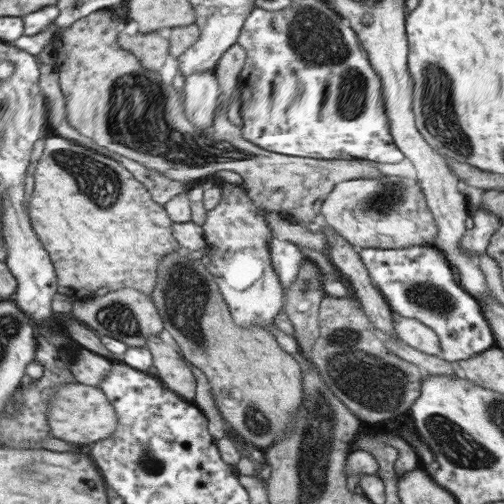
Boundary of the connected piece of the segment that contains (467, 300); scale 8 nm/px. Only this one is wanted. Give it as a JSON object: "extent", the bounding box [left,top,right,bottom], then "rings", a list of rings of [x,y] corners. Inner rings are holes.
{"extent":[359,244,494,364],"rings":[[[429,244],[400,249],[359,249],[361,265],[390,311],[415,318],[427,326],[437,336],[441,357],[454,364],[489,349],[493,346],[494,336],[491,336],[477,302],[455,284],[451,270],[441,256],[443,253]]]}

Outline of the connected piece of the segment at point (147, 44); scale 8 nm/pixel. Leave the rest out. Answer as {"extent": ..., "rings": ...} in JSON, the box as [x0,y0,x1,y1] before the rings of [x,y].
{"extent":[120,31,168,71],"rings":[[[156,31],[122,35],[120,44],[125,50],[132,51],[139,59],[141,66],[147,71],[157,71],[165,64],[168,54],[168,40],[159,37]]]}

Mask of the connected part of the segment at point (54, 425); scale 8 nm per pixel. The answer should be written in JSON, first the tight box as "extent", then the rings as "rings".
{"extent":[48,381,118,447],"rings":[[[71,381],[69,384],[62,384],[58,392],[48,398],[48,422],[49,430],[52,431],[51,436],[71,442],[77,447],[82,444],[90,445],[92,442],[112,436],[118,428],[118,416],[105,396],[99,388],[87,386],[81,382]]]}

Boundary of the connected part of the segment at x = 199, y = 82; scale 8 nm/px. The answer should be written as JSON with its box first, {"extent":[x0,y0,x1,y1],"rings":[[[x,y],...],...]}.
{"extent":[184,71,219,130],"rings":[[[213,71],[189,74],[184,77],[185,118],[199,130],[211,126],[215,114],[219,86]]]}

